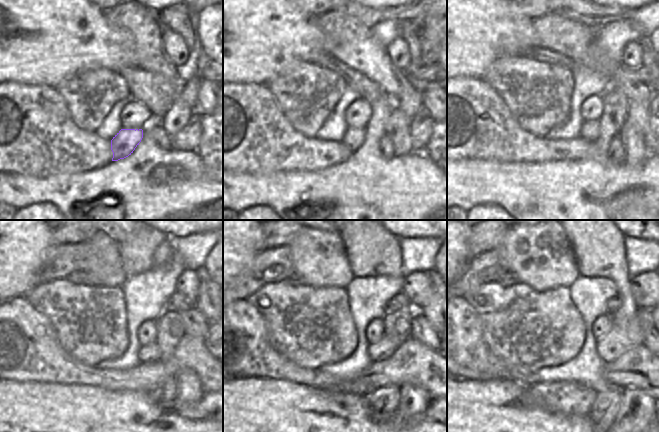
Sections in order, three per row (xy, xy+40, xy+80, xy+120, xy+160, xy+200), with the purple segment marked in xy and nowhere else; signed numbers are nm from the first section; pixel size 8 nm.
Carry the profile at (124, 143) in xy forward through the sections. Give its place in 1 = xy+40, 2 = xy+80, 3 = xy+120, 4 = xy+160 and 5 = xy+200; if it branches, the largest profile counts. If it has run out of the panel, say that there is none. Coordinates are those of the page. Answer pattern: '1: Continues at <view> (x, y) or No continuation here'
1: Continues at xy+40 (353, 138)
2: Continues at xy+80 (589, 131)
3: Continues at xy+120 (149, 353)
4: Continues at xy+160 (383, 349)
5: Continues at xy+200 (623, 335).

